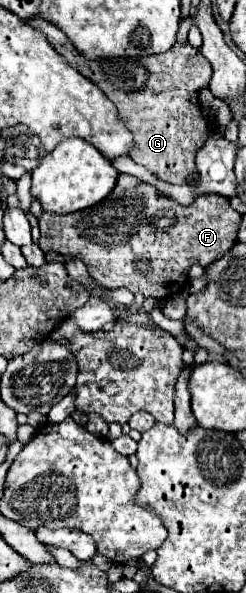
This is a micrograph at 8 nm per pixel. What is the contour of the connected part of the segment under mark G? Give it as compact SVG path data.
M32 19L28 21L32 27L40 29L48 41L54 45L54 49L66 57L66 61L72 63L74 69L78 69L84 77L92 79L108 97L110 101L116 105L118 113L122 115L122 121L126 123L126 127L134 133L134 155L130 155L136 163L144 165L146 169L150 169L152 173L156 173L162 181L174 183L174 185L184 185L190 183L194 179L198 179L198 169L196 169L196 153L198 149L206 143L206 139L212 133L212 127L204 121L202 111L200 111L200 103L198 103L198 91L202 87L208 85L210 77L212 77L212 67L210 63L206 63L206 59L200 55L200 49L194 49L192 45L174 45L170 51L166 53L158 53L158 55L148 55L148 57L126 57L126 59L96 59L90 61L84 55L78 53L78 49L68 41L68 37L54 27L52 23L44 21L44 19Z

